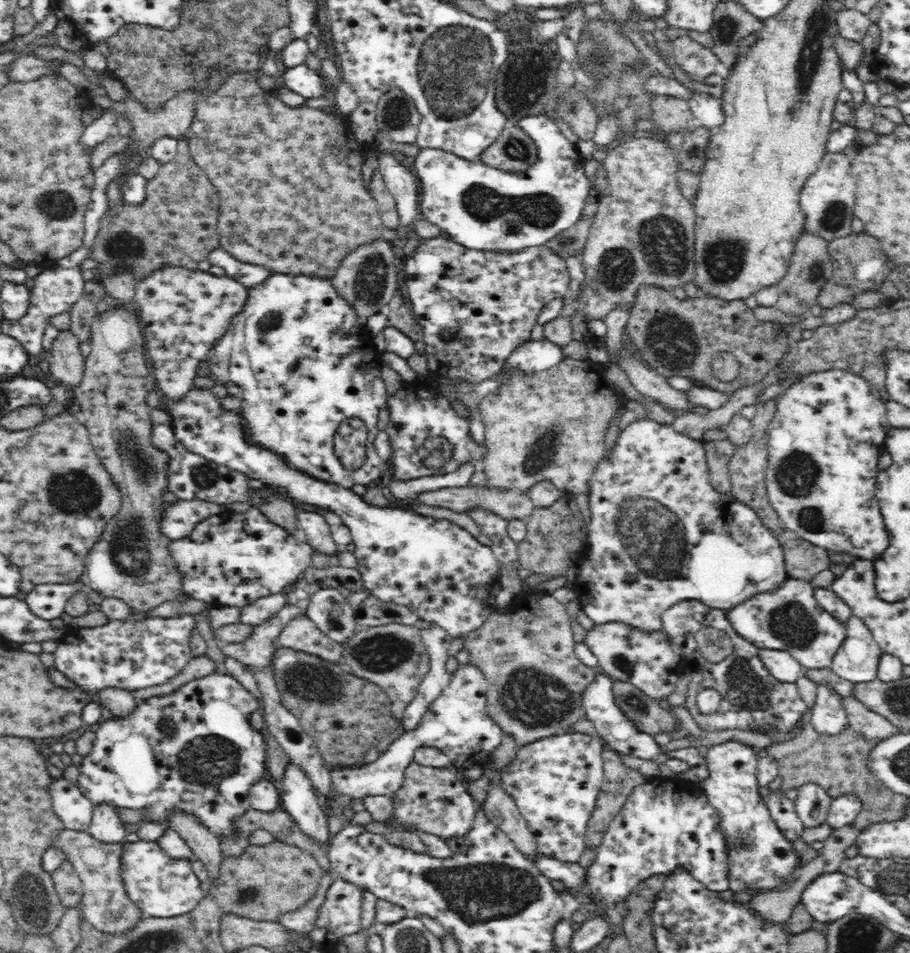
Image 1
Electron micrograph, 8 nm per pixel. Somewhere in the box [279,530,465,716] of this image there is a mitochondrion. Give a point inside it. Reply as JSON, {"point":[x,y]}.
{"point":[381,653]}

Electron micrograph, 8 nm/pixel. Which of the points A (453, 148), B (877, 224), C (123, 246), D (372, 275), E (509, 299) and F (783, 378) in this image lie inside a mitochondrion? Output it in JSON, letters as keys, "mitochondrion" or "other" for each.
{"A":"other","B":"other","C":"mitochondrion","D":"mitochondrion","E":"other","F":"other"}

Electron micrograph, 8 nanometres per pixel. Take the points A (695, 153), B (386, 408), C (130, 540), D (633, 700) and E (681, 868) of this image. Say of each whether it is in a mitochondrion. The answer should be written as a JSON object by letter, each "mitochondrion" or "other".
{"A":"mitochondrion","B":"other","C":"mitochondrion","D":"mitochondrion","E":"other"}

